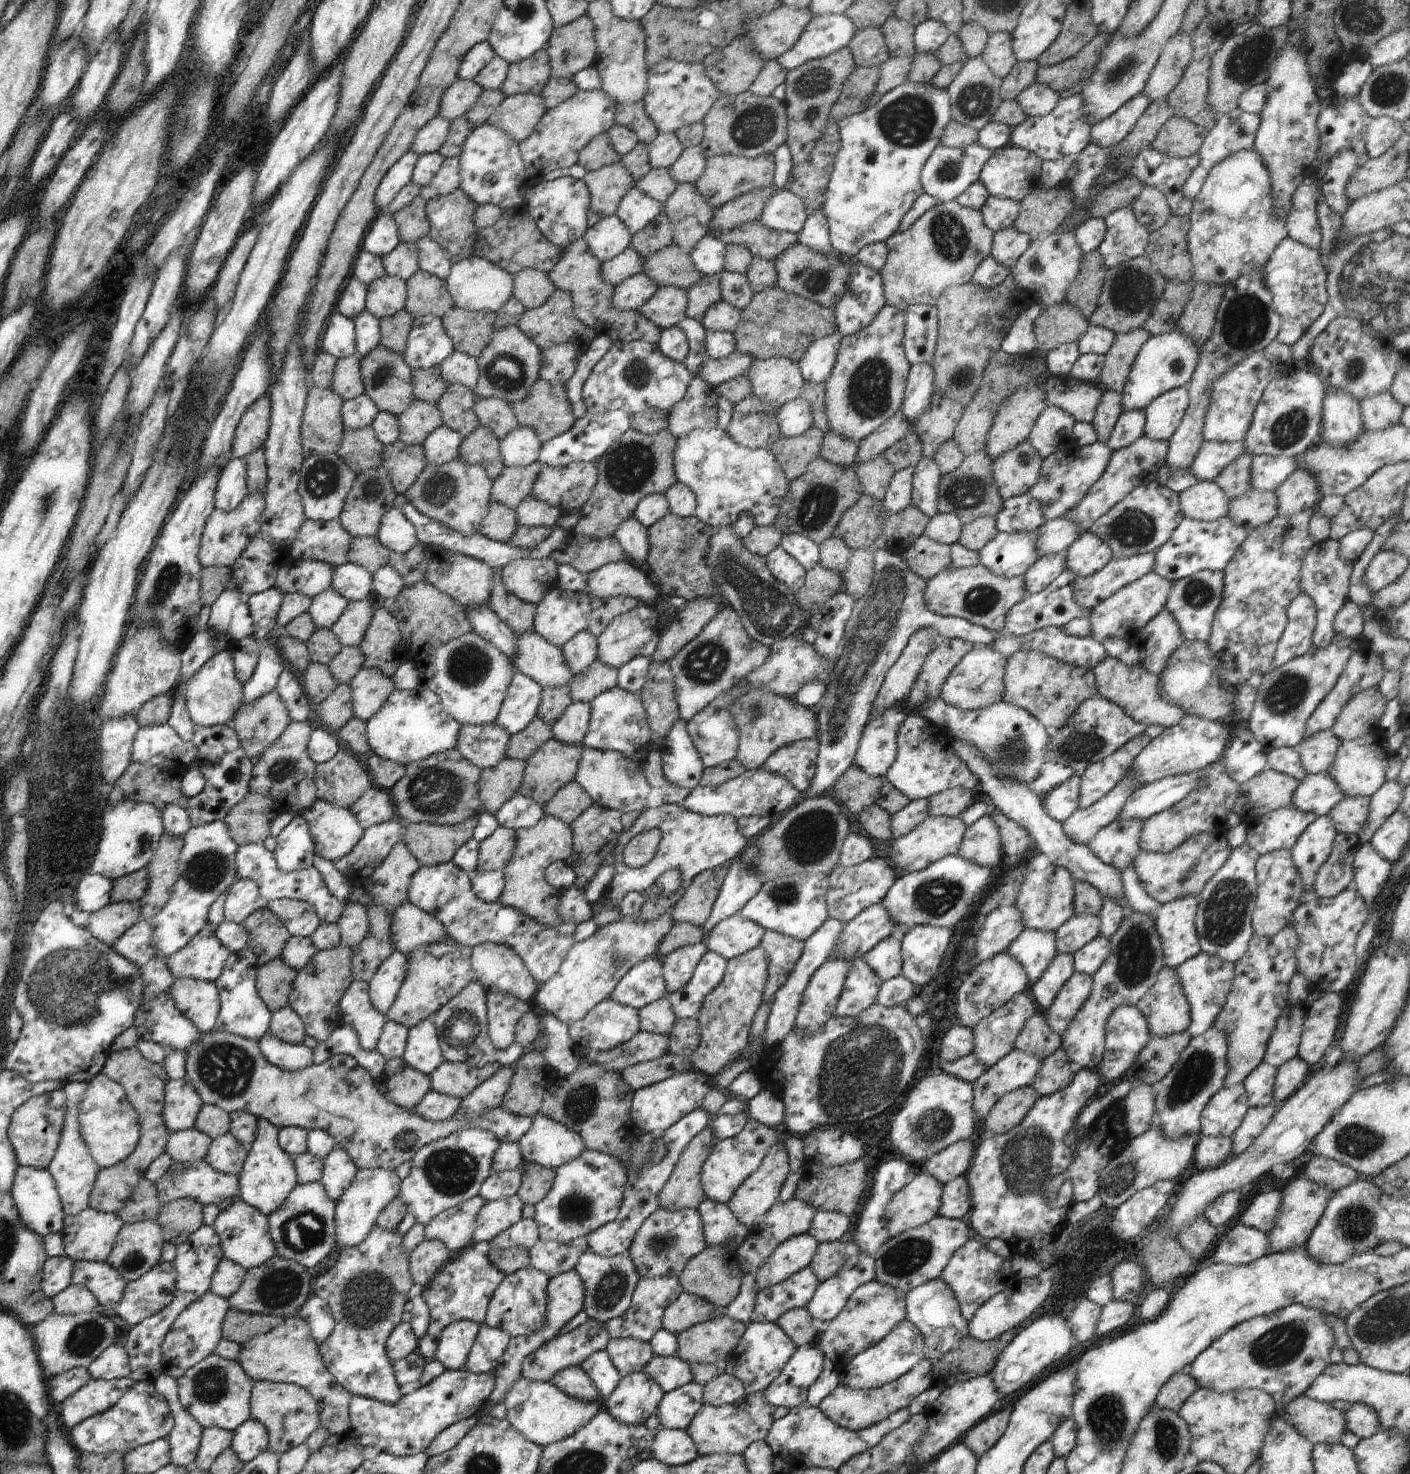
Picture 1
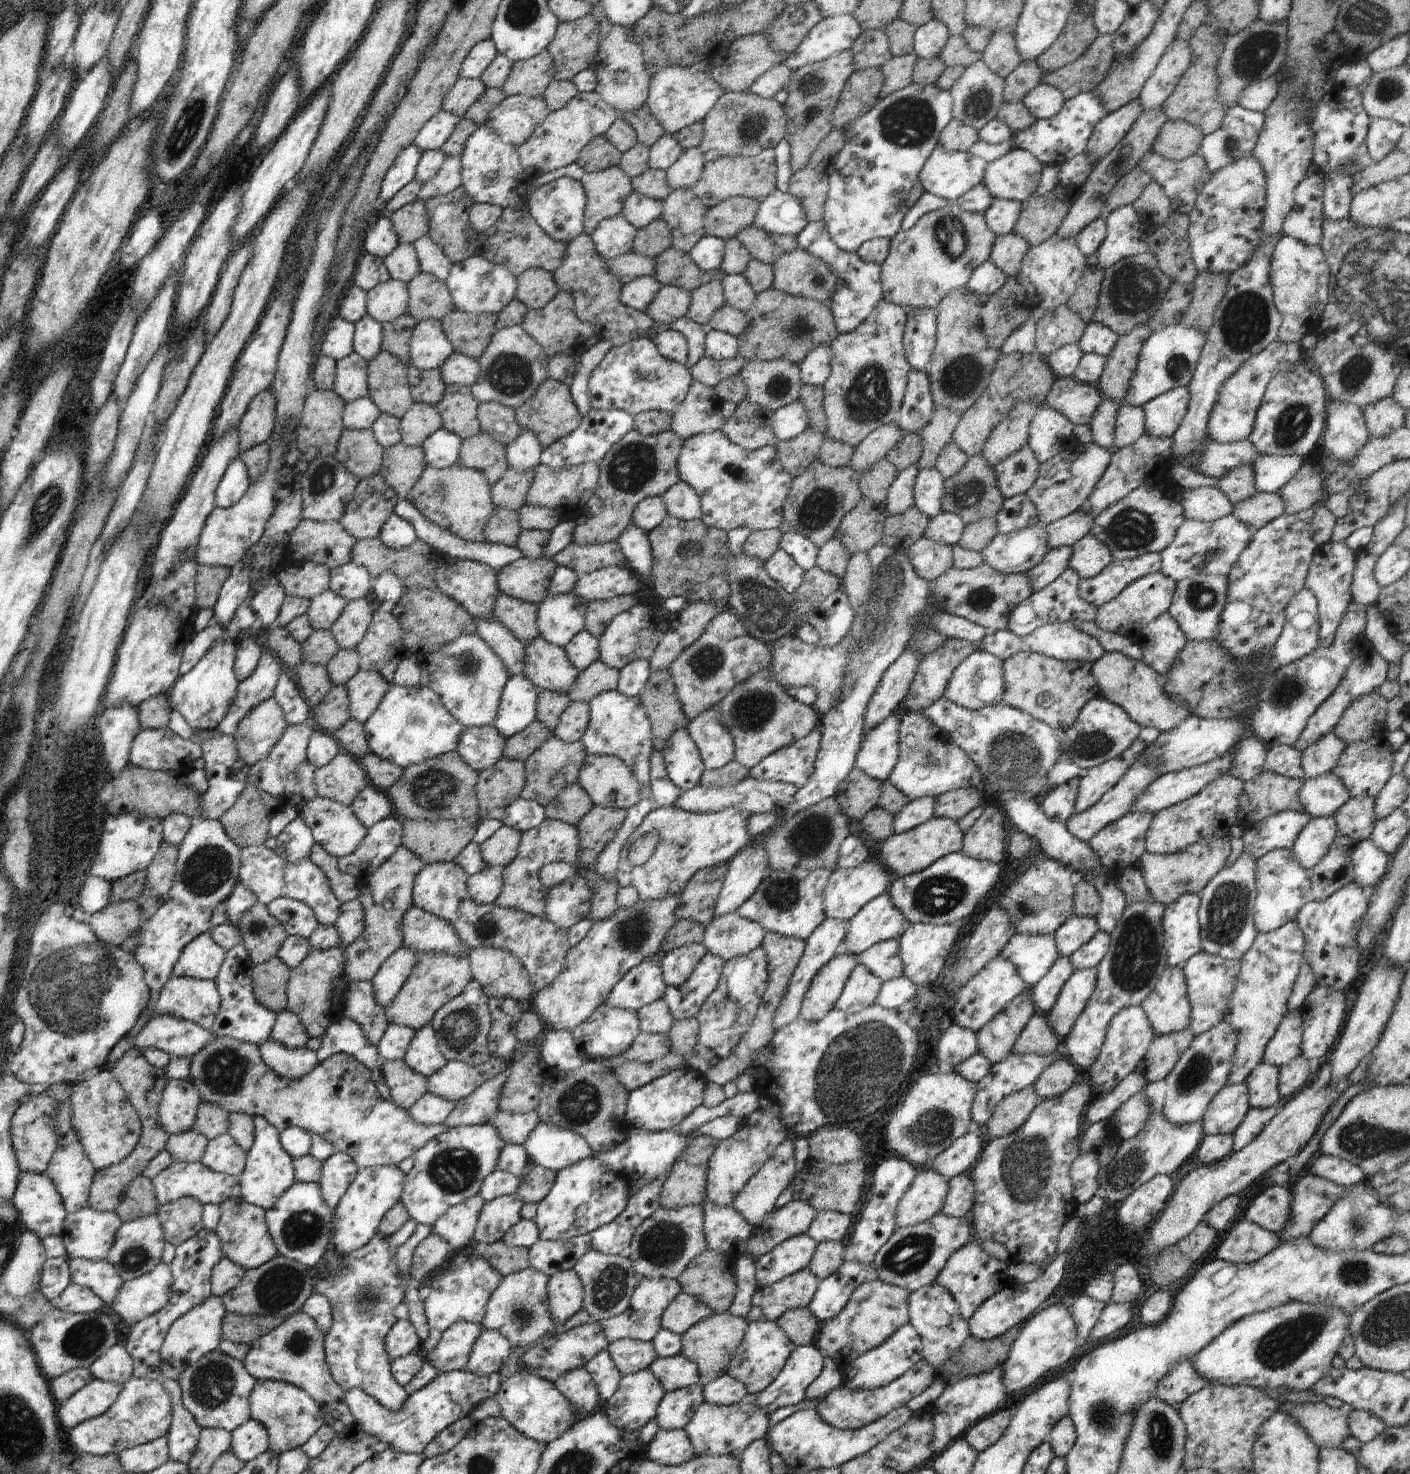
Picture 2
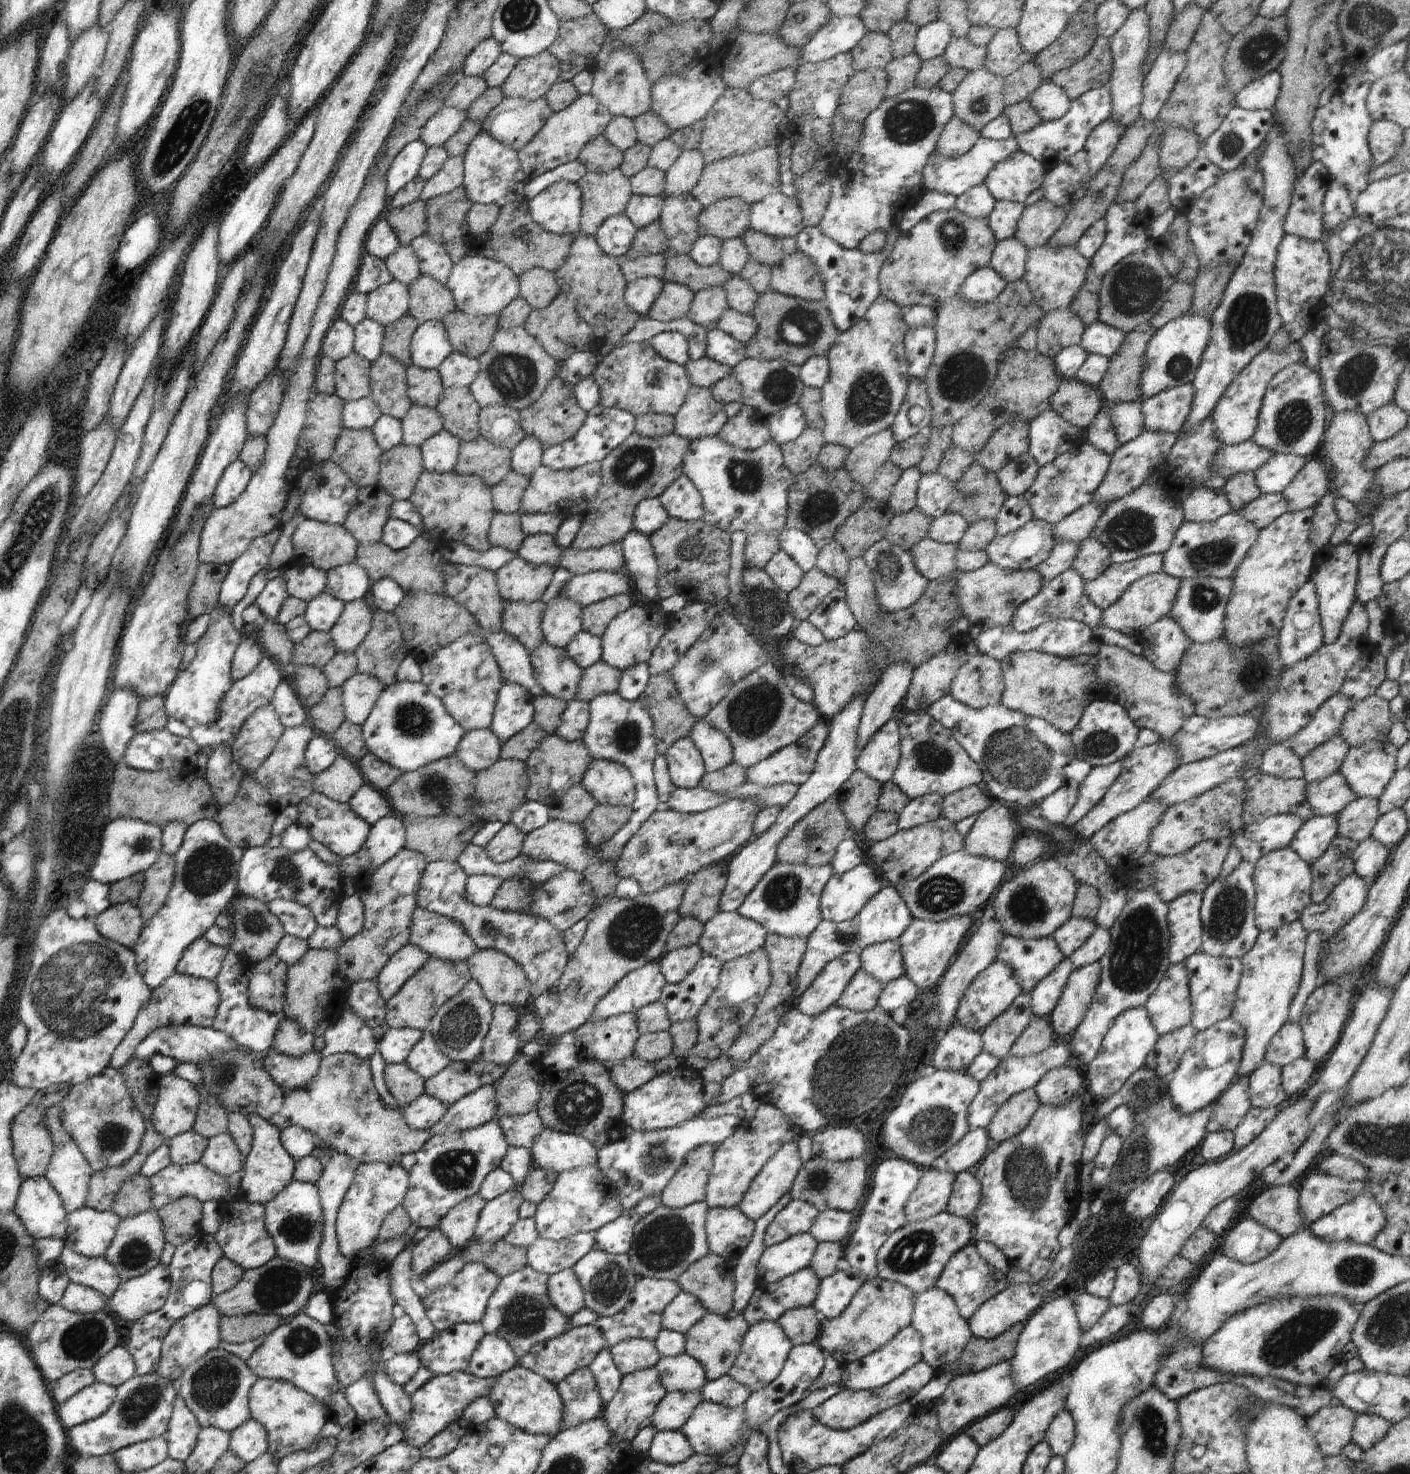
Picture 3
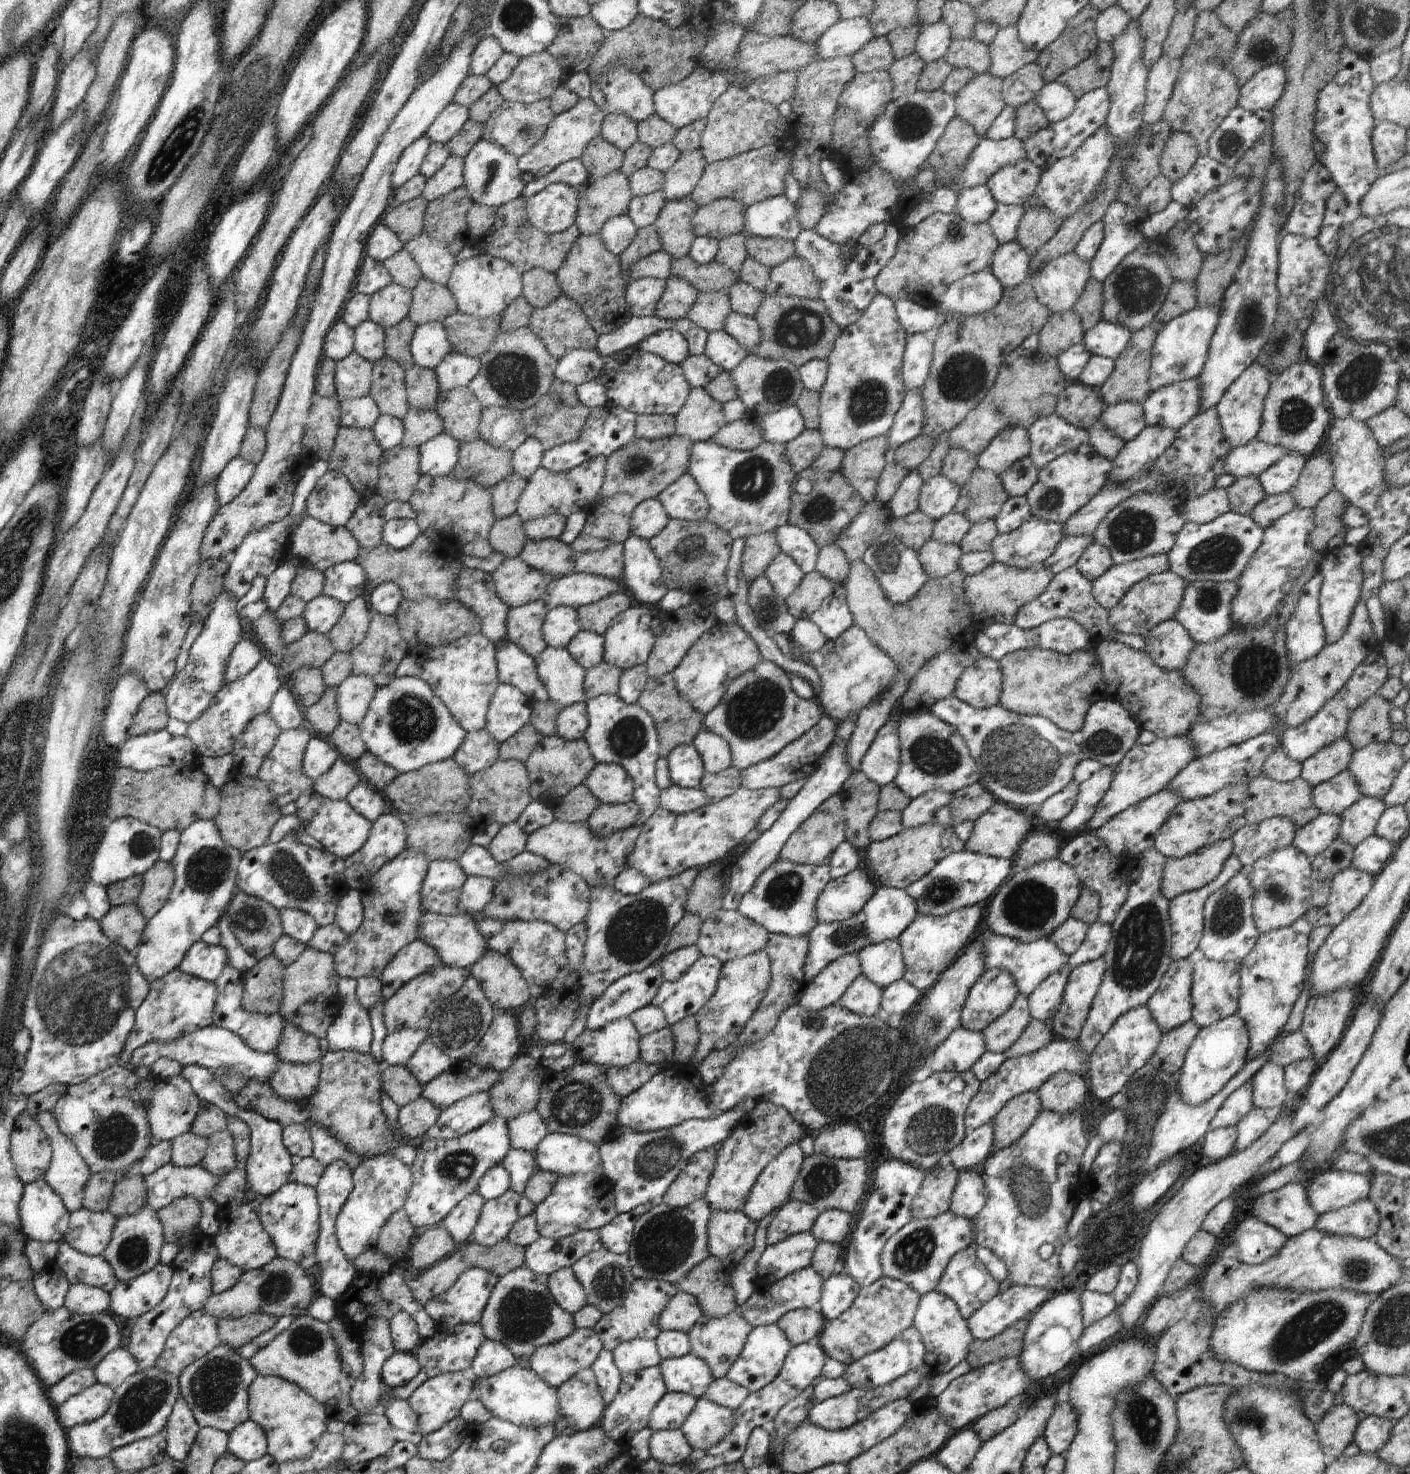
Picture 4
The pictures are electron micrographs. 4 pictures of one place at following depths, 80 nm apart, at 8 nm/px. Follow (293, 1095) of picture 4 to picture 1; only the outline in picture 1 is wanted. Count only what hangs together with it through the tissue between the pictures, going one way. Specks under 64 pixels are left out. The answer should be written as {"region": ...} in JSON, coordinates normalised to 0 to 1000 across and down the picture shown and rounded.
{"region":[[[191,699],[183,706],[187,717],[201,727],[209,727],[222,722],[222,712],[217,709],[202,708]]]}

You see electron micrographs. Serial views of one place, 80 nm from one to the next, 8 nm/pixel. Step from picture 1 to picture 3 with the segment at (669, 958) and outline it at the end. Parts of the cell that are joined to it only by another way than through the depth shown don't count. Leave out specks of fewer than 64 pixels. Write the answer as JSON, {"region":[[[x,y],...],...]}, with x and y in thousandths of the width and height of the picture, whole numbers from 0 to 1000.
{"region":[[[495,640],[472,646],[467,651],[472,666],[475,668],[484,666],[492,658],[499,647]]]}

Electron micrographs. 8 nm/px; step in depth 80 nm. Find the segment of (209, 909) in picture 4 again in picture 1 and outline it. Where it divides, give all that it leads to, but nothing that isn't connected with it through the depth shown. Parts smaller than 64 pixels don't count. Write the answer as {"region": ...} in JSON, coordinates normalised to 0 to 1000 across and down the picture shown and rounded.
{"region":[[[158,556],[150,557],[141,561],[135,560],[130,567],[130,575],[126,585],[128,596],[125,598],[124,605],[122,606],[116,616],[112,618],[111,621],[107,623],[110,642],[118,653],[121,651],[123,647],[129,645],[142,632],[142,630],[148,626],[148,615],[169,596],[168,586],[167,585],[169,575]]]}

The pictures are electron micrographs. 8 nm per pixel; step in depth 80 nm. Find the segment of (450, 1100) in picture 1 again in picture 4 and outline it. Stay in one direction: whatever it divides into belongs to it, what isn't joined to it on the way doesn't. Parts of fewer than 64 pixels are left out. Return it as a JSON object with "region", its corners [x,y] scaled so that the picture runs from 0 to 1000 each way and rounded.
{"region":[[[299,744],[284,751],[282,764],[284,769],[288,772],[299,772],[301,768],[304,768],[304,766],[309,763],[313,754],[304,746]]]}

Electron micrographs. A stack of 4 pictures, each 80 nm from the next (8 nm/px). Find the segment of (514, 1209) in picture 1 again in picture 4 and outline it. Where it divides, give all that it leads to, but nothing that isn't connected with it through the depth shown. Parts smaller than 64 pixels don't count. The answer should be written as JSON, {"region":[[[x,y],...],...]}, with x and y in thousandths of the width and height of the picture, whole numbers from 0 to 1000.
{"region":[[[360,807],[356,811],[345,814],[333,842],[348,846],[359,841],[362,834],[368,827],[367,818],[370,812],[369,809]]]}

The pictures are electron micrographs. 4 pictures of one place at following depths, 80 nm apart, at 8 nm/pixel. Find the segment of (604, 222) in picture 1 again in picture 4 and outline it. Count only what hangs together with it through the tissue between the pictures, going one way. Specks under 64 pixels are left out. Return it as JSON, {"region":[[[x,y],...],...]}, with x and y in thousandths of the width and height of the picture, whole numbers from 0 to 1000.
{"region":[[[444,145],[432,148],[424,159],[428,167],[438,174],[447,167],[452,156],[452,153]]]}

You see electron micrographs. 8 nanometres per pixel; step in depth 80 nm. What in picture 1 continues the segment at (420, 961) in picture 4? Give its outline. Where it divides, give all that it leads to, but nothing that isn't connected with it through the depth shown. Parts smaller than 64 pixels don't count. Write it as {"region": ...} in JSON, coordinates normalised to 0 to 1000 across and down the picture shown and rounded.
{"region":[[[279,646],[267,657],[262,666],[262,676],[265,684],[274,689],[288,664],[289,649]]]}

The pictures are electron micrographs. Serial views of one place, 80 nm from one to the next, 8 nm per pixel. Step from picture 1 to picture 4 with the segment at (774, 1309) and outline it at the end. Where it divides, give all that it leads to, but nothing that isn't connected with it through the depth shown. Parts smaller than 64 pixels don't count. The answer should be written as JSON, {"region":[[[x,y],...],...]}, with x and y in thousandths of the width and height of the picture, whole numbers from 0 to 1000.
{"region":[[[575,859],[572,860],[546,871],[543,875],[535,875],[535,878],[526,886],[523,887],[523,889],[532,900],[547,899],[551,898],[552,894],[562,888],[579,887],[584,870],[584,867],[577,863]]]}

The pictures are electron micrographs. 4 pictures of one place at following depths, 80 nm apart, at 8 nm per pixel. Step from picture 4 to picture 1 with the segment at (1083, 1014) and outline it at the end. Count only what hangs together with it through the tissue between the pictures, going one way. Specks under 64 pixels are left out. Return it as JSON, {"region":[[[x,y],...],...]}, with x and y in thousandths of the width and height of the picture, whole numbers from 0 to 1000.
{"region":[[[762,659],[759,665],[748,676],[746,681],[740,687],[743,696],[748,701],[752,703],[757,699],[759,693],[772,676],[774,667],[773,661]]]}

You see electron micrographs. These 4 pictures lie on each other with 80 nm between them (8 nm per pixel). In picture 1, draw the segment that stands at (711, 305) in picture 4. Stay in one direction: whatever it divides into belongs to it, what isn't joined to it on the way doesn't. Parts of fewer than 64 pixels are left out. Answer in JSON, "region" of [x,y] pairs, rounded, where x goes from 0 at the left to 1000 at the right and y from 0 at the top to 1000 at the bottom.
{"region":[[[500,187],[495,192],[487,196],[487,210],[487,215],[498,217],[504,207],[511,204],[511,187]]]}

